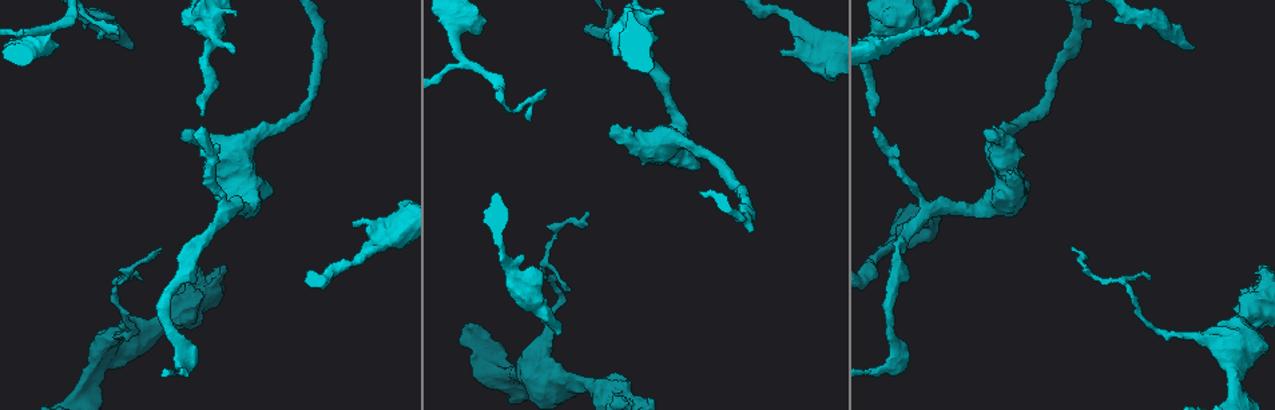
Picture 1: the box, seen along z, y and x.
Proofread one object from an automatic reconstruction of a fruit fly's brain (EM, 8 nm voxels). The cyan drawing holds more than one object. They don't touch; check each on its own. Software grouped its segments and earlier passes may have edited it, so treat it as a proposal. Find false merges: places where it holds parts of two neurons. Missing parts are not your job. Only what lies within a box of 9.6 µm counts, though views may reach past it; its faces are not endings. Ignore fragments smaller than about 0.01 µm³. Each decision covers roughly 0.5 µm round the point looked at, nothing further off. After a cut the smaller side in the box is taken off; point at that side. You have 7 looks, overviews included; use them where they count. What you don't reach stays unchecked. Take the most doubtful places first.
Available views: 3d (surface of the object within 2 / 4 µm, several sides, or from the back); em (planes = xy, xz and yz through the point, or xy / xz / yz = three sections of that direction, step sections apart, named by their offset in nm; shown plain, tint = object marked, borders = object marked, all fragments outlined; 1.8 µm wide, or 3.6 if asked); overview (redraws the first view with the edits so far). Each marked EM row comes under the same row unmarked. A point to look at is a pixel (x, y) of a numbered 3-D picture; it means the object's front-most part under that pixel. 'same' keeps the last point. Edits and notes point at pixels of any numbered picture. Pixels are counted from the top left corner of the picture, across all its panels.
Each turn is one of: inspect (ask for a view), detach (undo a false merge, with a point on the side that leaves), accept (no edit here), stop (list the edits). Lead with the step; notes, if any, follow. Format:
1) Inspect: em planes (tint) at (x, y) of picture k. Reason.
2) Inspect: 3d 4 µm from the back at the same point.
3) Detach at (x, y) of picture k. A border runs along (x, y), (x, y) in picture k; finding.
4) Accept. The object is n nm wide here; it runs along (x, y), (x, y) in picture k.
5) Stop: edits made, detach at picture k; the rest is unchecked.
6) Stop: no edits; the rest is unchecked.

Inspect: 3d 4 µm at (38, 28) of picture 1. Branch point.

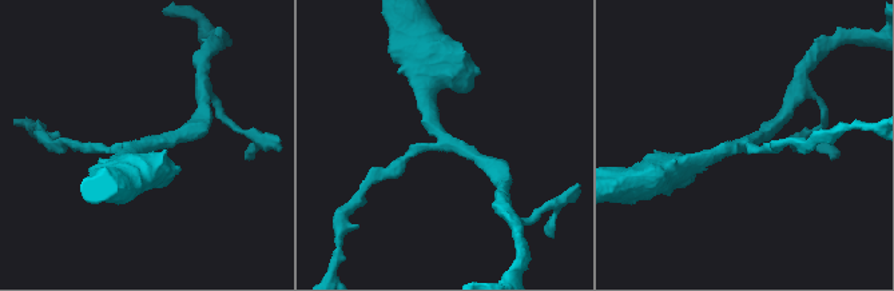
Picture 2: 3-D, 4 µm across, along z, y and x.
Inspect: em planes (tint) at (441, 137) of picture 2. 3 arms meet here; the arms are 180, 220, 340 nm wide; need the tissue.

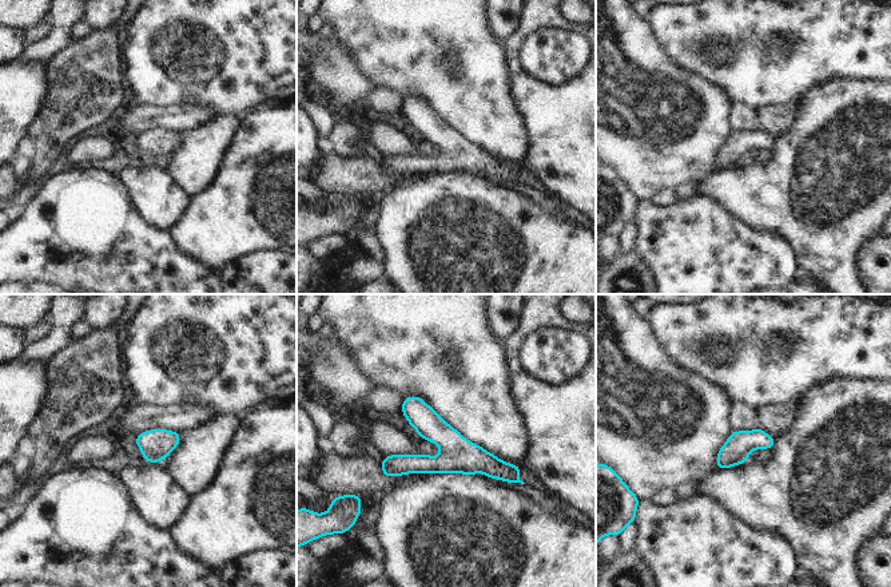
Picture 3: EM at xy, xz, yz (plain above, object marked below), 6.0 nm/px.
Accept. All the same neuron.

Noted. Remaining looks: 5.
Inspect: 3d 4 µm at (121, 38) of picture 1. Sudden change in width.

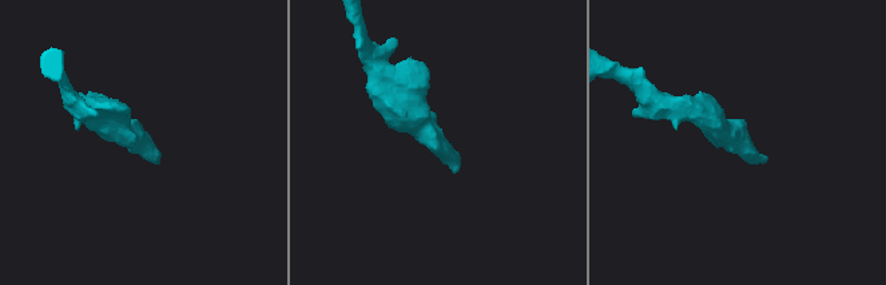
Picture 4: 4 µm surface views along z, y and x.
Inspect: em 3.6 µm planes (tint) at (742, 142) of picture 4.

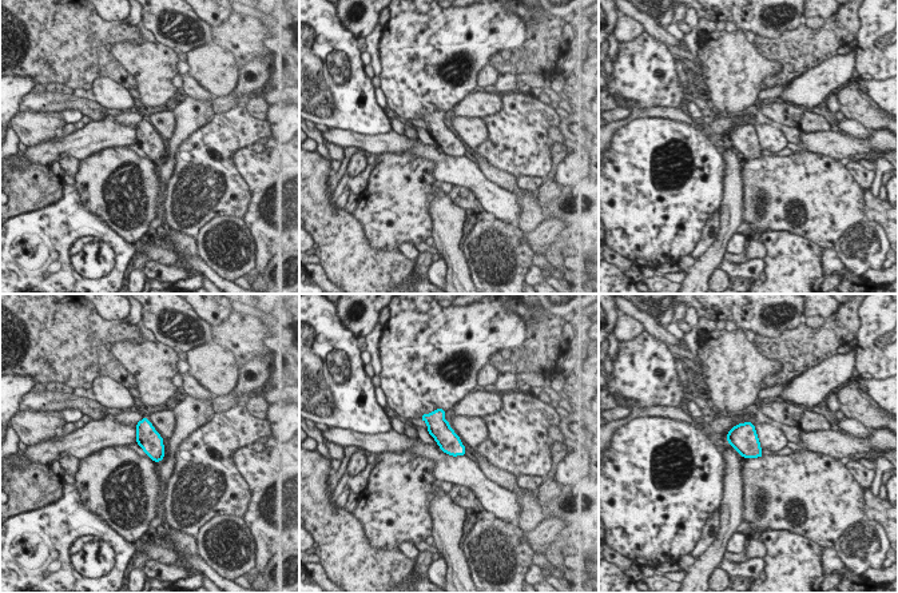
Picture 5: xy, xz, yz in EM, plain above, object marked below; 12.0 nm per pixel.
Accept. One neuron here.

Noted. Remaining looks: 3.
Inspect: 3d 4 µm from the back at (231, 183) of picture 1. Sharp bend.

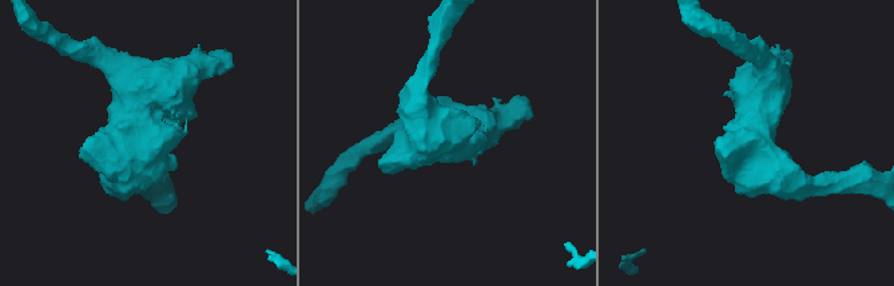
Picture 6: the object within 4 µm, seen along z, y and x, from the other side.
Inspect: em 3.6 µm yz step 16 (tint) at (150, 137) of picture 6. Need the tissue.

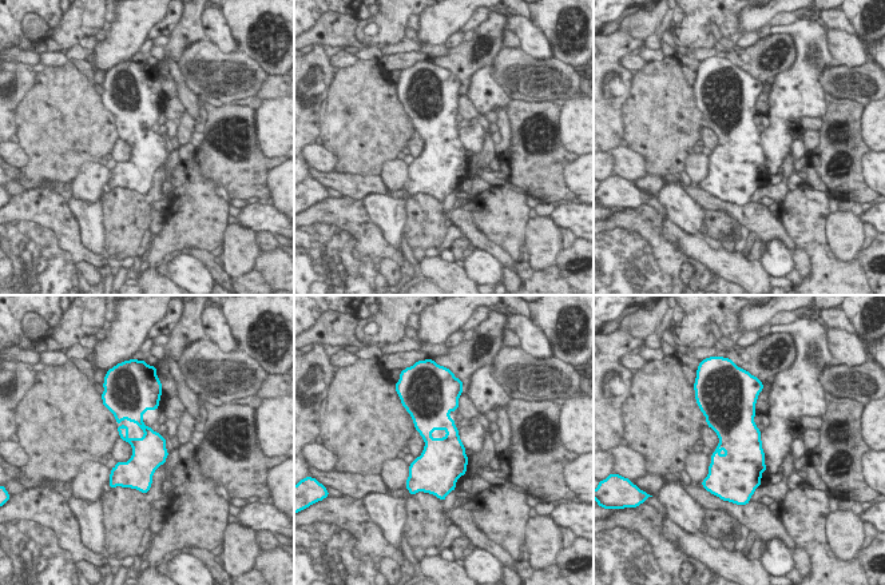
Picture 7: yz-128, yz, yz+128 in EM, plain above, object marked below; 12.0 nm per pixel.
Accept. The object is 420 nm wide here; continuous, no second neuron.

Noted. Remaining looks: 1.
Stop: no edits; the rest is unchecked.

